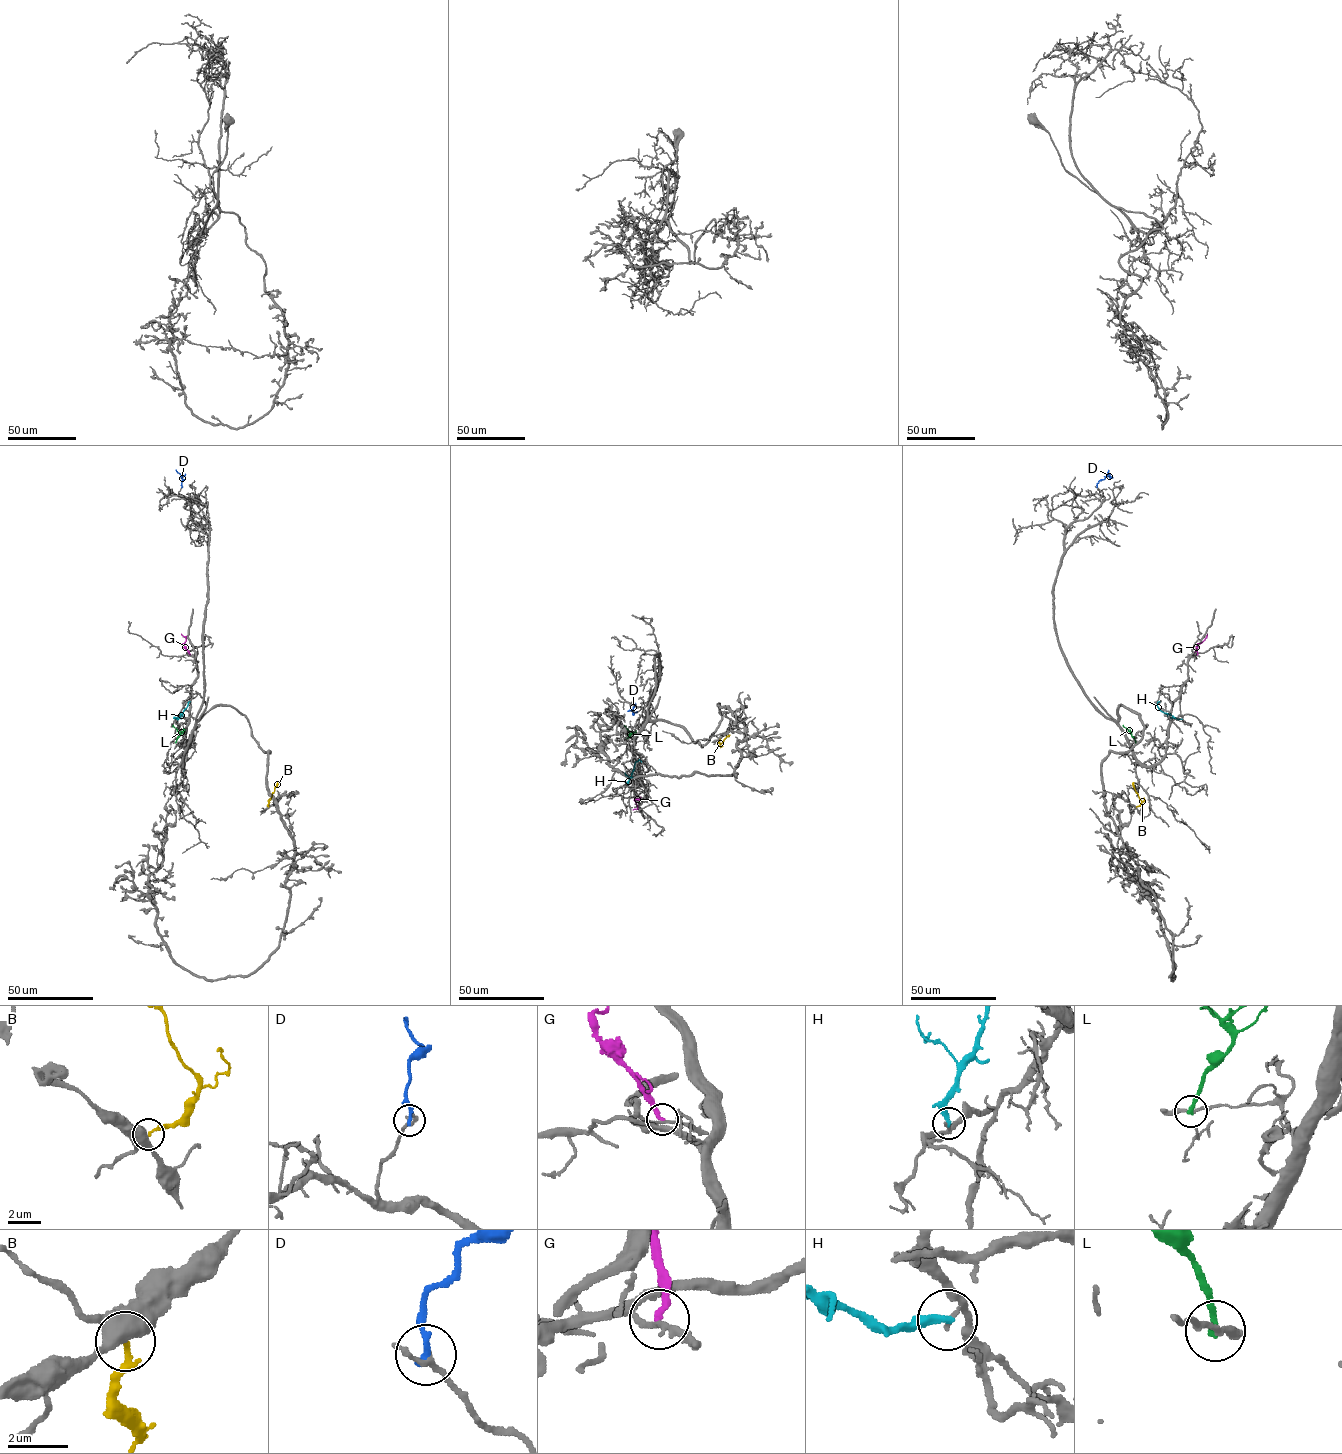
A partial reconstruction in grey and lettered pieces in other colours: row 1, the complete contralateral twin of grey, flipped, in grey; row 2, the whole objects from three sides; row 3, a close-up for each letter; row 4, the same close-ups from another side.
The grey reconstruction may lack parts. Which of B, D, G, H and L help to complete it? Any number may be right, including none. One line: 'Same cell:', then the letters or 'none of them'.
Same cell: none of them

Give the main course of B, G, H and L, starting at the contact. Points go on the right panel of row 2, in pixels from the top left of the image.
B: (1136, 807), (1141, 800), (1133, 782)
G: (1197, 655), (1197, 644), (1207, 634)
H: (1181, 719), (1161, 711), (1157, 706), (1159, 702)
L: (1135, 742), (1123, 725)

